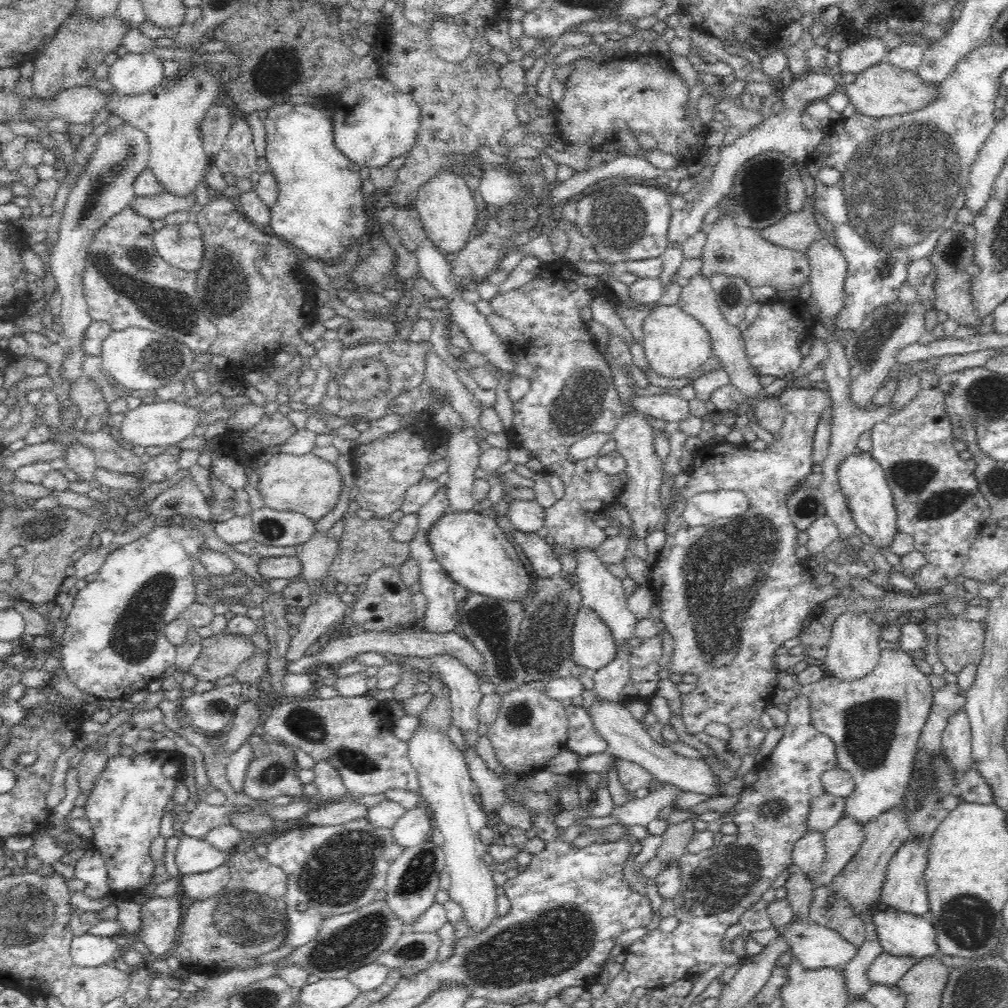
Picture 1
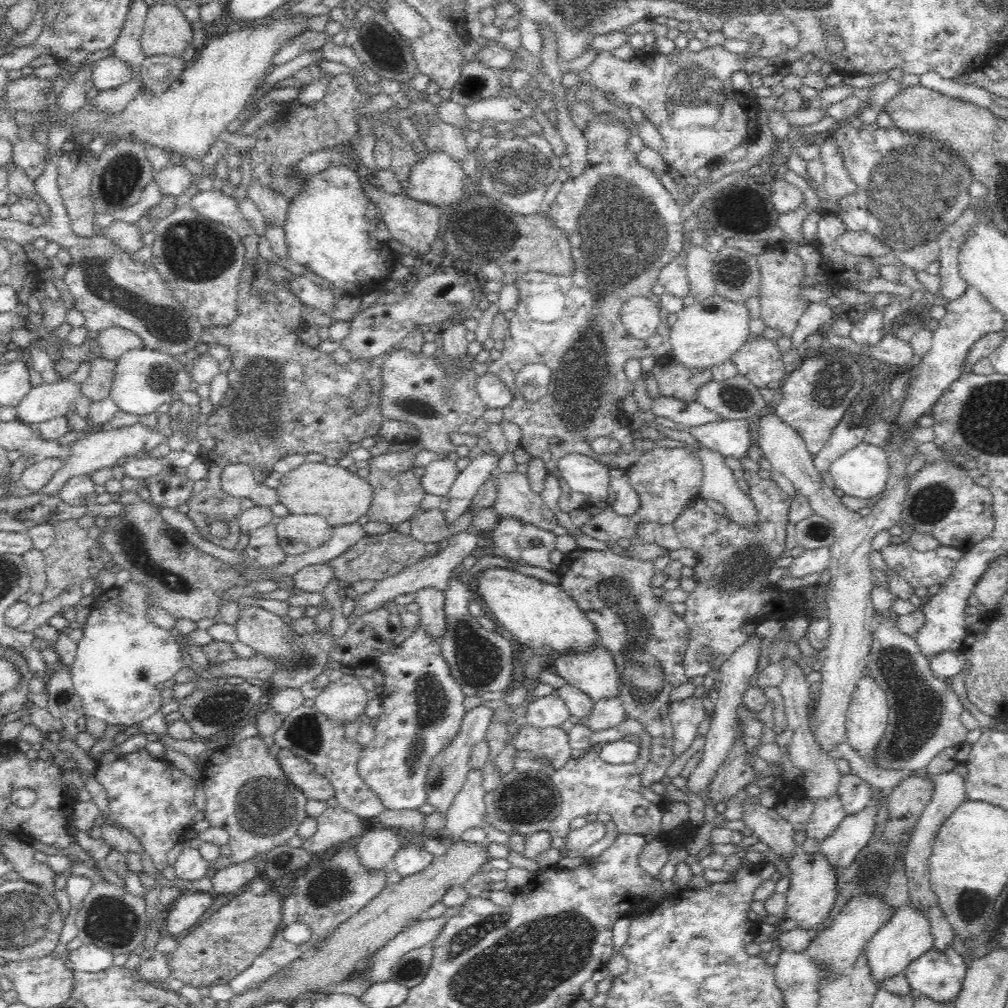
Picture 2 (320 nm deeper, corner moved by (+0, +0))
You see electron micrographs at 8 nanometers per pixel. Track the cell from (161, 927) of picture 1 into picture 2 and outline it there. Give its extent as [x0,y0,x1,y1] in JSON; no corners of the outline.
[165,892,214,937]

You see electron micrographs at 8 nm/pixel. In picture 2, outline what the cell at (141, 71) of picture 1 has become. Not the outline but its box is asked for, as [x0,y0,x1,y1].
[90,56,132,92]

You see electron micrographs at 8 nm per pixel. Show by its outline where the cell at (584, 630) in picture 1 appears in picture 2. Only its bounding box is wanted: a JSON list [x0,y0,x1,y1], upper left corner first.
[553,646,620,702]

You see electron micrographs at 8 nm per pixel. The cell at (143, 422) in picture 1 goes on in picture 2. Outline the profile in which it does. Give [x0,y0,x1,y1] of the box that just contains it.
[37,423,166,497]

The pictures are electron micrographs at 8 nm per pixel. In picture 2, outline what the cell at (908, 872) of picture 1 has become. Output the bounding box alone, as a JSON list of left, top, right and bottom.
[864,903,933,990]

